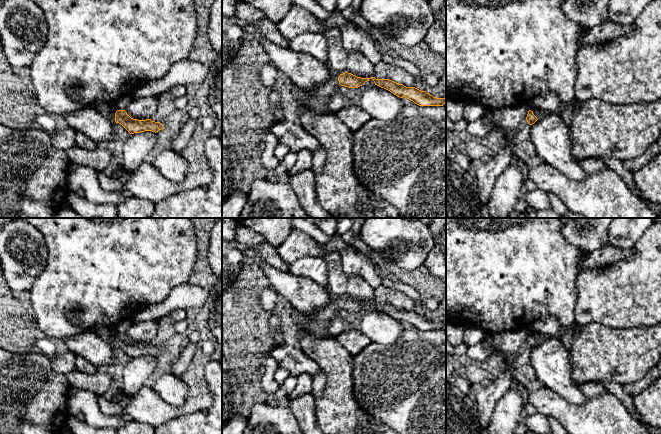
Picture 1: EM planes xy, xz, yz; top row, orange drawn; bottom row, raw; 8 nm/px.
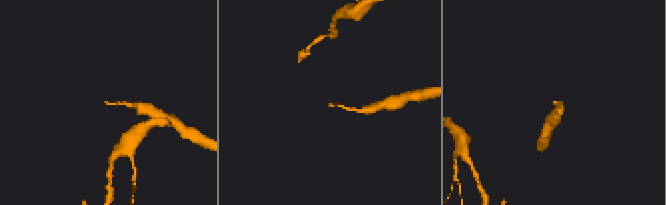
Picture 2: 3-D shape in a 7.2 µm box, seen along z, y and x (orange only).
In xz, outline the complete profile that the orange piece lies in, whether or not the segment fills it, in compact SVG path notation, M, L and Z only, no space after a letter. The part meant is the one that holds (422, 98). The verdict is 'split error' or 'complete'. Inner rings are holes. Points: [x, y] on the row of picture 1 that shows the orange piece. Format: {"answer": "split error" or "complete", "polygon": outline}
{"answer": "split error", "polygon": "M348 72L337 75L332 74L326 82L313 90L295 87L294 95L301 106L312 111L328 113L327 101L334 92L340 90L341 86L358 88L369 79L372 79L375 85L390 91L400 98L405 97L419 106L443 106L446 103L446 97L436 98L415 87L406 87L389 79L361 78Z"}

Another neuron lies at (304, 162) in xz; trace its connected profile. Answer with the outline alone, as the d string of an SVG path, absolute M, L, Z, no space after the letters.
M303 149L297 153L297 161L295 165L287 171L289 176L302 171L310 170L313 164L313 152Z

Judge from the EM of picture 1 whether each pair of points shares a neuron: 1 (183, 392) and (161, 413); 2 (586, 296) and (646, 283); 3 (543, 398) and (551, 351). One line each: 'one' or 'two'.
1: two
2: one
3: two

